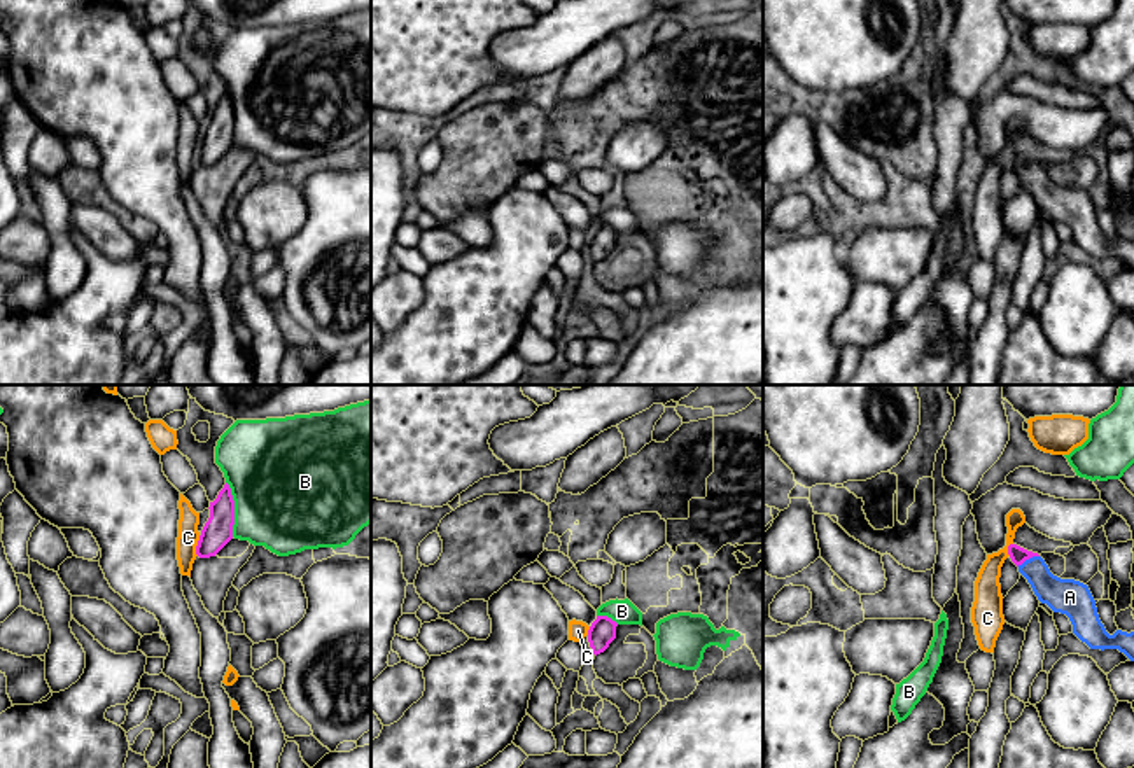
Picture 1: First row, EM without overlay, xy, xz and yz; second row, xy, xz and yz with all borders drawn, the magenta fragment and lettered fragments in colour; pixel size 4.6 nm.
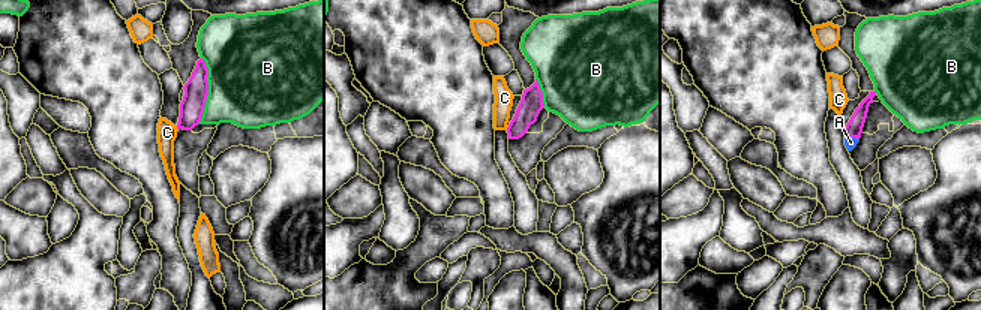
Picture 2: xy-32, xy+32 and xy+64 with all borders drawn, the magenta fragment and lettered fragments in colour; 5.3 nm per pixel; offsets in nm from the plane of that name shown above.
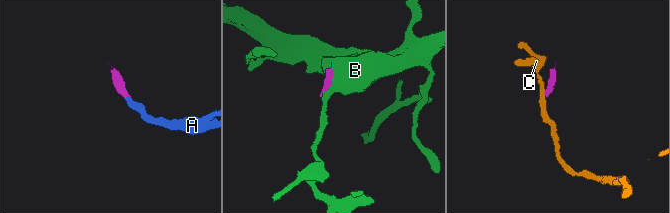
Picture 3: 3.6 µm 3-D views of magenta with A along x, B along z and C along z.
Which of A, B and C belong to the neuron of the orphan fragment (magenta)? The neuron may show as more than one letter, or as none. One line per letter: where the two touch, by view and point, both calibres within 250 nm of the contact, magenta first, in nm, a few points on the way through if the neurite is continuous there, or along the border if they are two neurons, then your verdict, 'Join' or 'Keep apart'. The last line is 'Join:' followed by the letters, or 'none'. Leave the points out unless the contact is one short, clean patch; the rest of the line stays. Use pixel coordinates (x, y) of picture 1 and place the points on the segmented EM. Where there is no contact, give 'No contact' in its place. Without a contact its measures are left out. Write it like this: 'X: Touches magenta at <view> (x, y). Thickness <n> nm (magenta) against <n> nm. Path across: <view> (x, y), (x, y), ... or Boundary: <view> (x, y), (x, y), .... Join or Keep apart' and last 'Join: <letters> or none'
A: Touches magenta at yz (1028, 558). Thickness 80 nm (magenta) against 160 nm. Path across: yz (1019, 555), (1028, 558), (1063, 595). Join
B: Touches magenta at xy (233, 509). Thickness 140 nm (magenta) against 480 nm. Boundary: xy (226, 481), (233, 501), (233, 536). Keep apart
C: Touches magenta at xy (196, 546). Thickness 140 nm (magenta) against 100 nm. Boundary: xy (200, 536), (196, 555). Keep apart
Join: A

